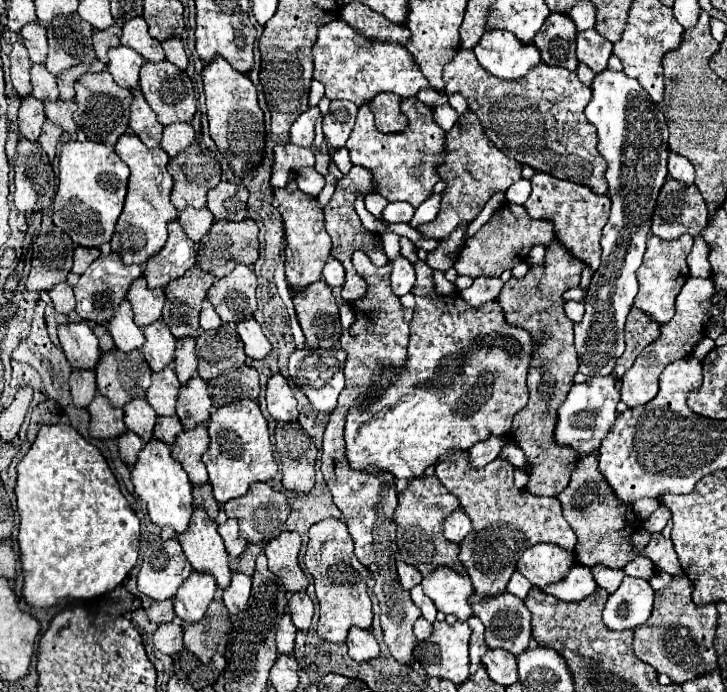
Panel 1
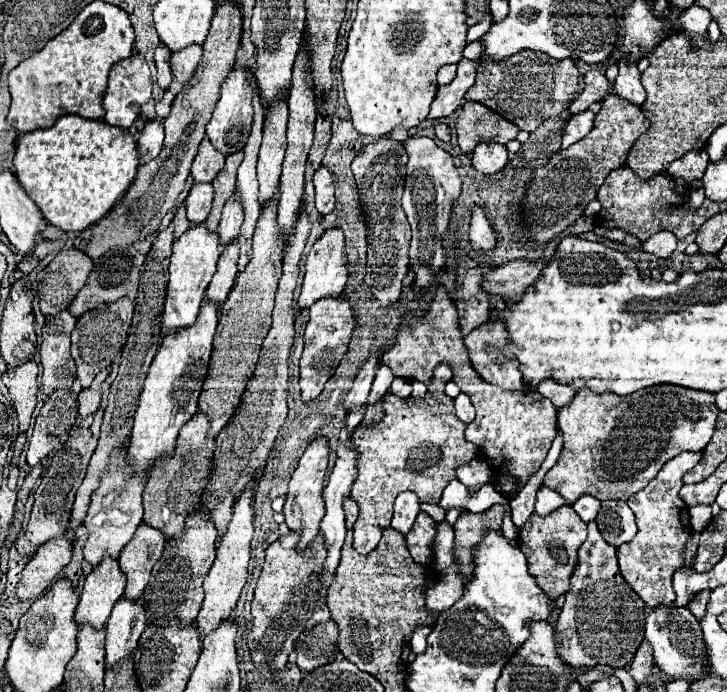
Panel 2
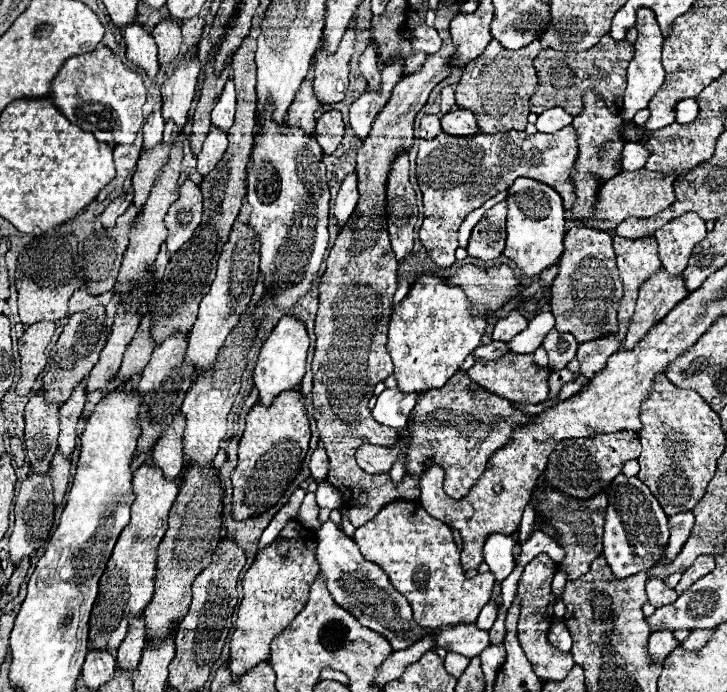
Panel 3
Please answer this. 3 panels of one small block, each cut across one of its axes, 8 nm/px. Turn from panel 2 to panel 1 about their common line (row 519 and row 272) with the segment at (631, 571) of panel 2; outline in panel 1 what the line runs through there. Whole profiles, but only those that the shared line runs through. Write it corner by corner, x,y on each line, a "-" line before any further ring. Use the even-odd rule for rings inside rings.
684,234
684,236
680,236
680,238
672,240
672,242
660,240
656,236
648,238
642,266
636,272
640,292
638,292
638,296
634,300
634,306
640,308
642,312
646,312
650,318
654,318
658,324
666,324
674,316
674,300
676,300
676,296
680,294
684,282
690,276
686,258
690,254
692,242
694,242
694,238
688,236
688,234

